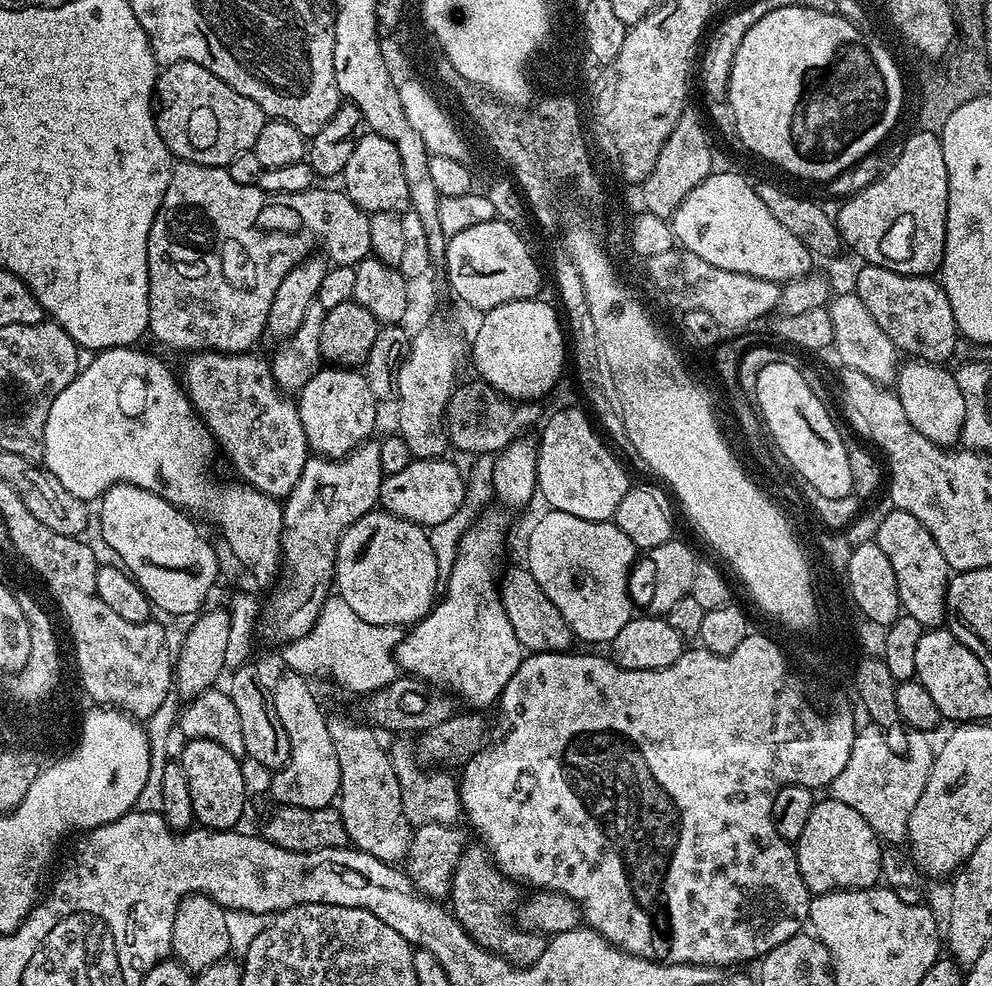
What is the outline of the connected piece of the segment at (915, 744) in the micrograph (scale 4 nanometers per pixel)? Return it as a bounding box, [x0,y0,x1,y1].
[830,722,934,841]

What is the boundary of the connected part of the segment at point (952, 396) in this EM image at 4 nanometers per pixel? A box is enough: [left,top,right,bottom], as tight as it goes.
[894,359,966,446]

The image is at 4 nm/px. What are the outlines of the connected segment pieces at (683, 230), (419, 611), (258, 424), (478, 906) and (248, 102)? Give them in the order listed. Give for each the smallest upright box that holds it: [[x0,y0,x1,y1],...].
[[670,171,813,282],[334,510,442,626],[182,351,310,498],[450,846,546,966],[156,61,265,168]]

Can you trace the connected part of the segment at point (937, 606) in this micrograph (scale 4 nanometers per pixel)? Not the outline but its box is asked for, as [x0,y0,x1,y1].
[874,510,950,626]

